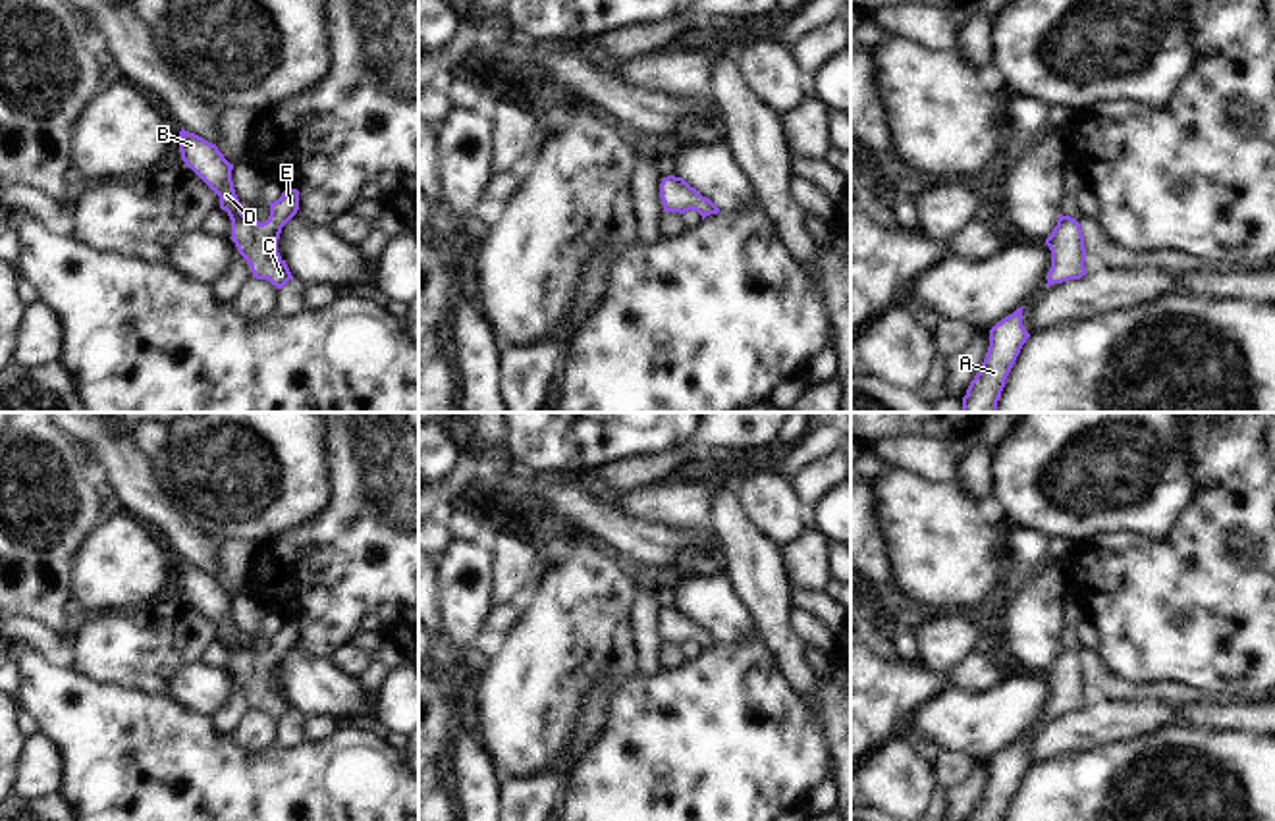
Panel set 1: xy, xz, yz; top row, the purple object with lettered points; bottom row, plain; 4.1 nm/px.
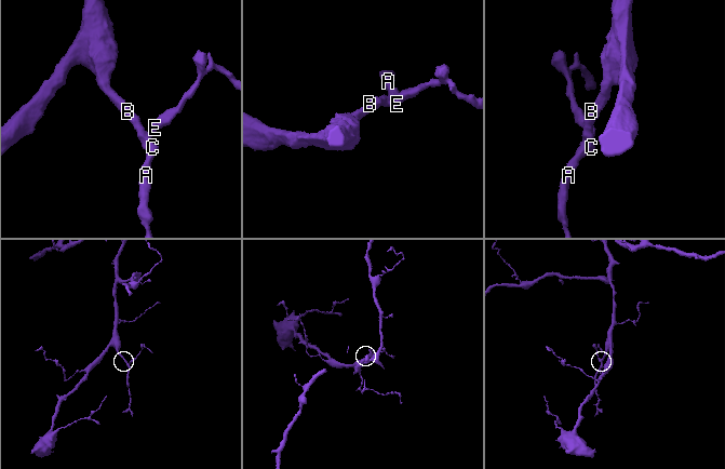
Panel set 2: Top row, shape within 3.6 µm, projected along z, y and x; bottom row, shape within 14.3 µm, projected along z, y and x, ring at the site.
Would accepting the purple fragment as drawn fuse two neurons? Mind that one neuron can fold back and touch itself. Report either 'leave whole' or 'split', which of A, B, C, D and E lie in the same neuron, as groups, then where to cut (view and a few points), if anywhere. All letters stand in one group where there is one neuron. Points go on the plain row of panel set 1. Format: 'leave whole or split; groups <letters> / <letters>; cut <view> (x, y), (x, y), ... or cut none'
leave whole; groups A B C D E; cut none

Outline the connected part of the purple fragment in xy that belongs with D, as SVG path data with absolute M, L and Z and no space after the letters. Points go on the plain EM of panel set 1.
M183 559L179 569L181 592L220 628L220 640L231 651L230 671L251 698L253 709L268 711L282 721L293 707L278 684L278 671L282 659L299 642L299 622L285 619L282 628L270 634L268 651L260 655L255 648L241 644L241 634L231 613L233 596L224 590L218 578Z

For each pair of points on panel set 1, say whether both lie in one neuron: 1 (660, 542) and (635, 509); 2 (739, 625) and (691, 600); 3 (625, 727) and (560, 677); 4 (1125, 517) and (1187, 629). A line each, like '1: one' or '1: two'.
1: two
2: one
3: two
4: two

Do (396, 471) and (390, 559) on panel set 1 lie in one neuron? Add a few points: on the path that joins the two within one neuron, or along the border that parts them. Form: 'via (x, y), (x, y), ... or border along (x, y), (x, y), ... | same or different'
via (396, 492), (396, 538) | same

